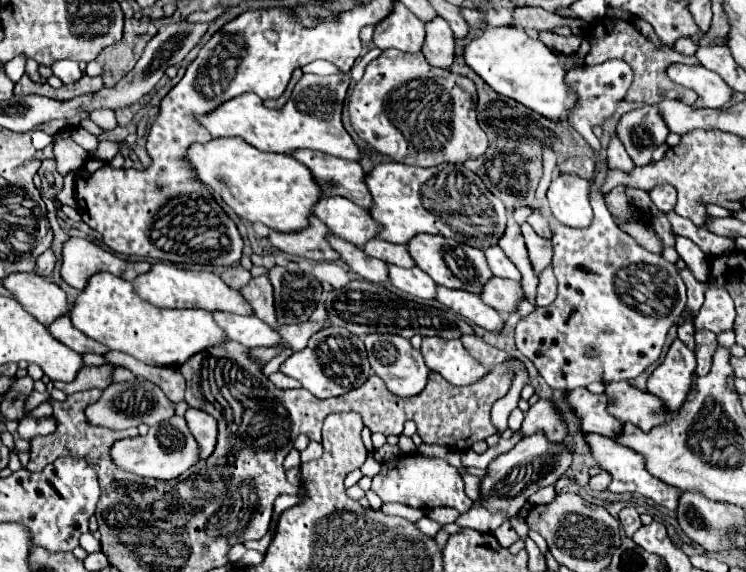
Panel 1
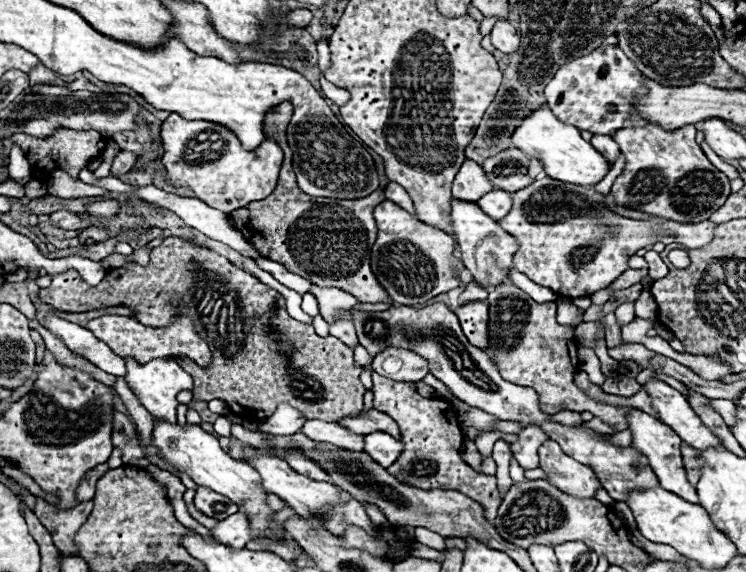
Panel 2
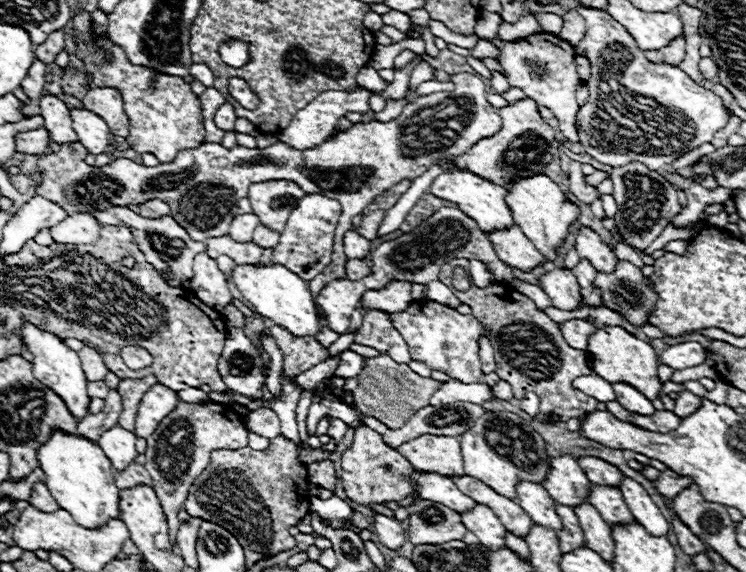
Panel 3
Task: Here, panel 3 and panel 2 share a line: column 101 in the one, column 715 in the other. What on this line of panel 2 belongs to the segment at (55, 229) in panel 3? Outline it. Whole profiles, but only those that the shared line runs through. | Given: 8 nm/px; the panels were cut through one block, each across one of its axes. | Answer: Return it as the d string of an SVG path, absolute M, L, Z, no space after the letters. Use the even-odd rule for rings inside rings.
M548 176L534 180L524 190L516 190L512 194L512 210L506 214L506 218L498 220L498 224L518 240L518 252L514 254L514 262L512 262L514 268L518 272L524 272L536 284L546 286L560 296L580 298L580 296L592 296L594 292L612 284L624 270L628 270L628 258L640 248L652 246L656 242L664 242L664 244L676 242L692 250L692 248L706 246L714 238L716 224L710 220L696 222L696 224L684 224L684 222L672 222L672 220L664 224L632 220L632 218L612 214L600 198L602 196L596 194L594 188L556 182Z

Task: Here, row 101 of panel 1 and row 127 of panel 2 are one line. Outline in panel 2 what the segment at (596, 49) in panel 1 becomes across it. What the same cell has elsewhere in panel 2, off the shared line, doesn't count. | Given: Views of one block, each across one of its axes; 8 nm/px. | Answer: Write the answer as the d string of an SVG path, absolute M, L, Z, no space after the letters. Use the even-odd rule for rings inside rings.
M656 124L622 128L612 134L614 142L626 156L622 174L614 180L610 196L616 204L640 210L650 216L674 222L704 222L730 196L730 180L714 168L694 142L696 126L664 130ZM720 200L720 202L718 202Z

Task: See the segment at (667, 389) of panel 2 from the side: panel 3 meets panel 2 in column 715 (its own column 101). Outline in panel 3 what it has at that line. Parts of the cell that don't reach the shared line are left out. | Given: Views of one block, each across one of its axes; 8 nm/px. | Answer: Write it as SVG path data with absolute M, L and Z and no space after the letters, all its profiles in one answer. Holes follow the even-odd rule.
M118 424L112 426L110 430L106 430L100 436L98 444L104 450L104 454L108 454L108 460L112 462L112 466L116 470L124 470L138 456L136 446L134 446L136 444L136 434L132 434L130 430L122 428Z

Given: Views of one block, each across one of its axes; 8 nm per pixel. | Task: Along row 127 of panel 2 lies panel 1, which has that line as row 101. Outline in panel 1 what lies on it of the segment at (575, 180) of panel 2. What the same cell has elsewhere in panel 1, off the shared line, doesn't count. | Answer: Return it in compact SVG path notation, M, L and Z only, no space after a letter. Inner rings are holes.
M488 26L482 34L464 48L466 64L498 94L522 102L524 106L548 116L552 120L560 120L566 116L566 110L574 104L572 94L564 84L564 62L558 54L554 54L546 44L526 34L526 30L516 26Z

